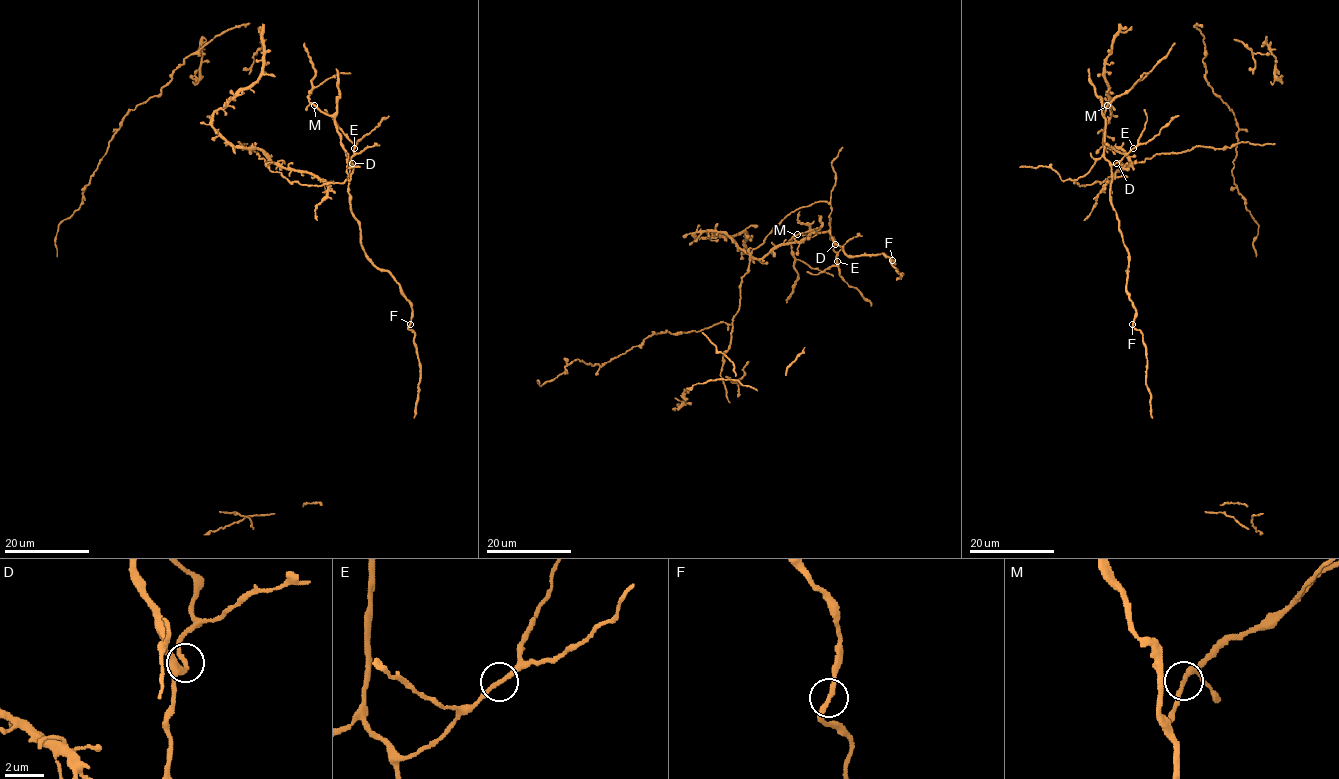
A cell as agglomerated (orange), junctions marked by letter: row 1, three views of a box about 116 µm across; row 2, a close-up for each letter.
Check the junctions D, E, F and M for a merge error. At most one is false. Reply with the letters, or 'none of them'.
none of them

